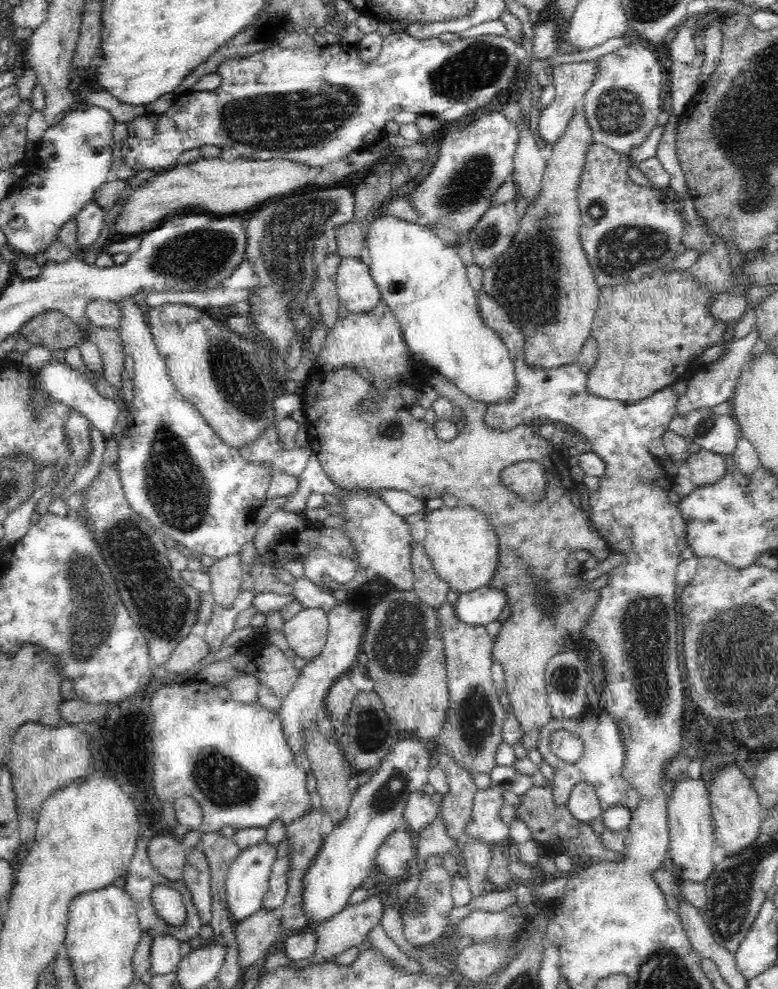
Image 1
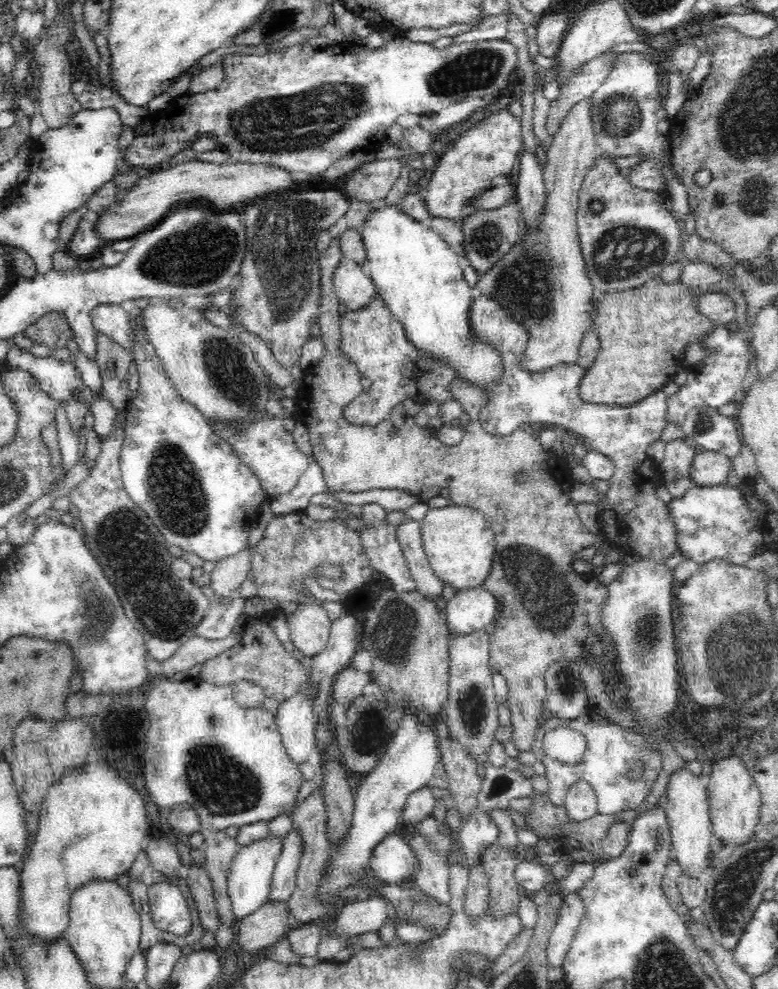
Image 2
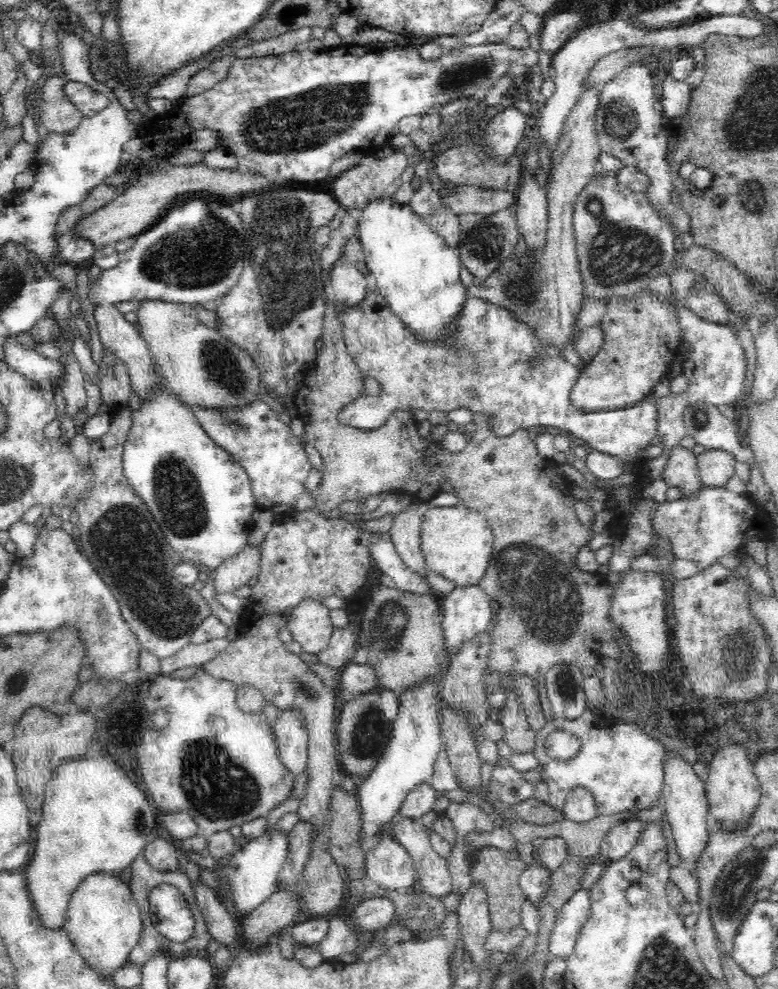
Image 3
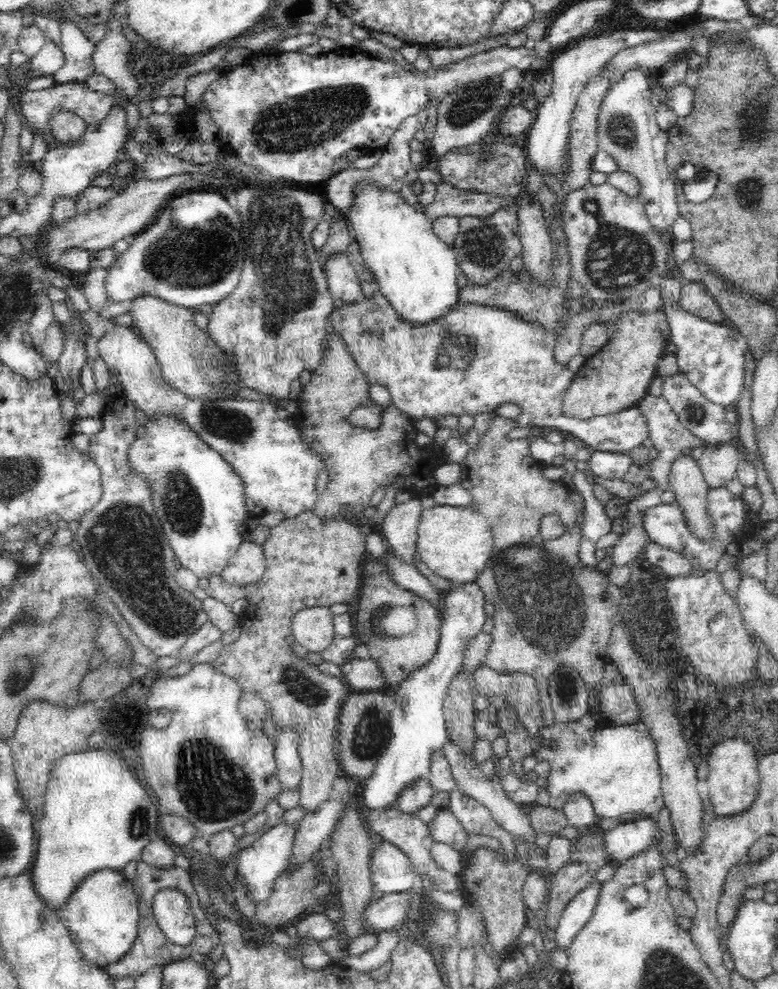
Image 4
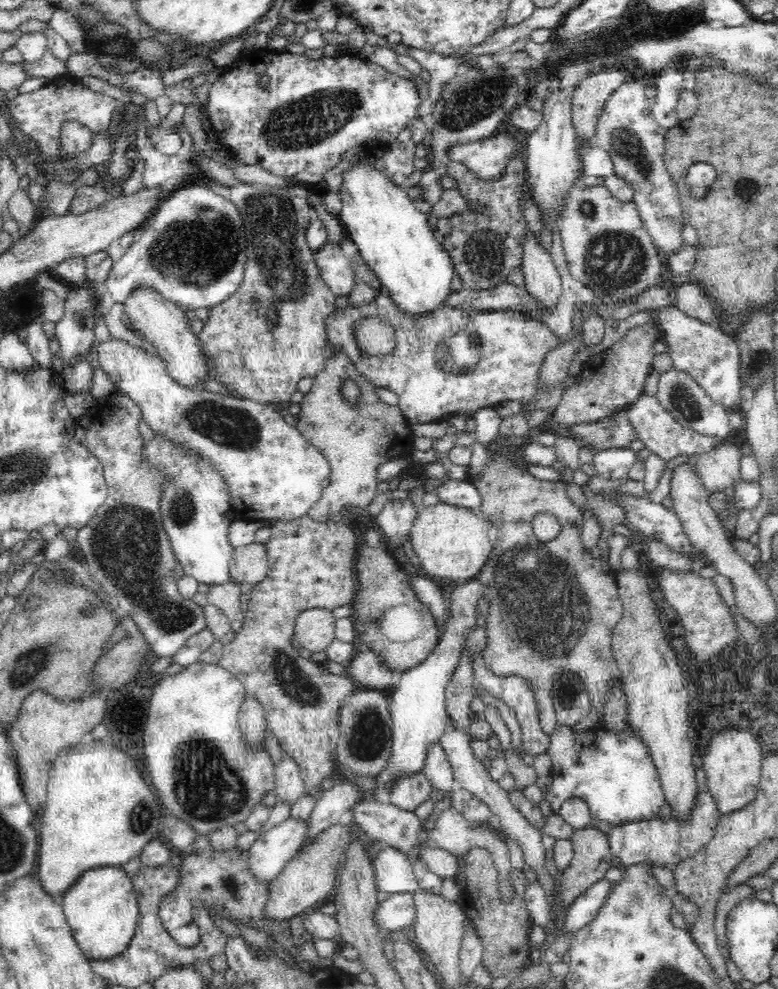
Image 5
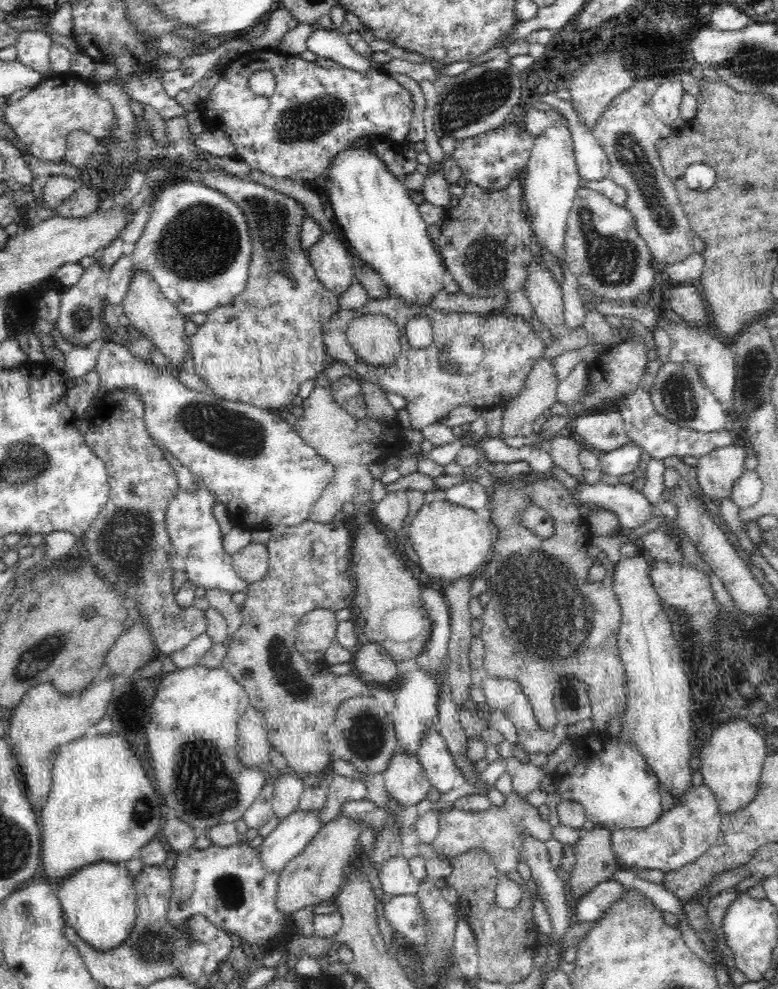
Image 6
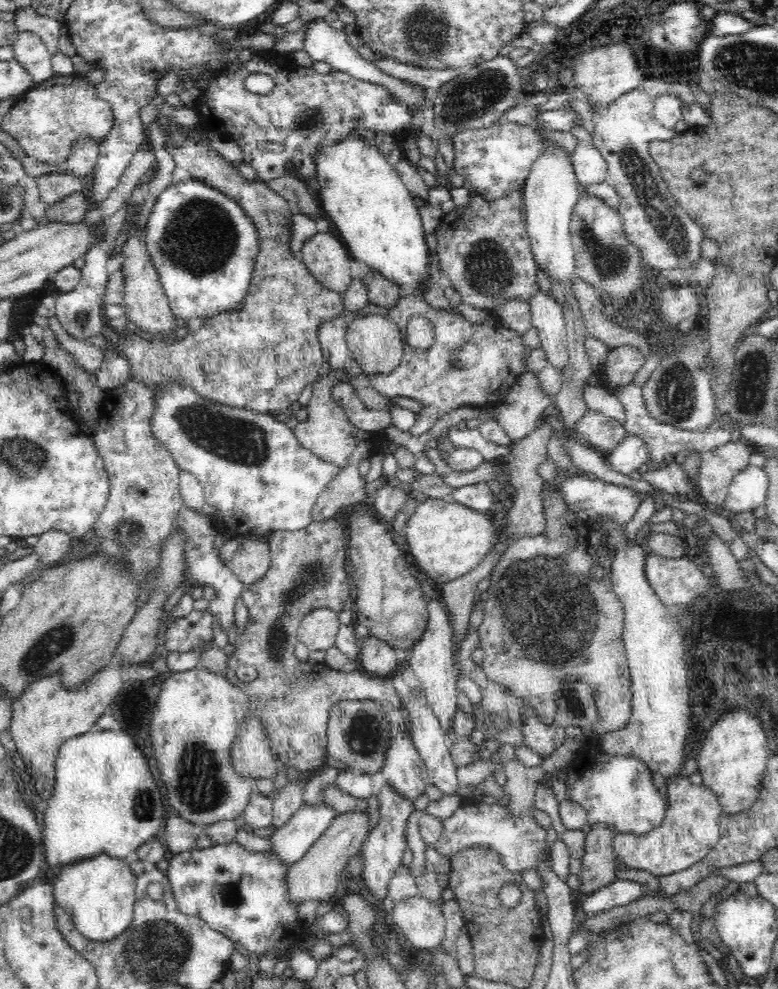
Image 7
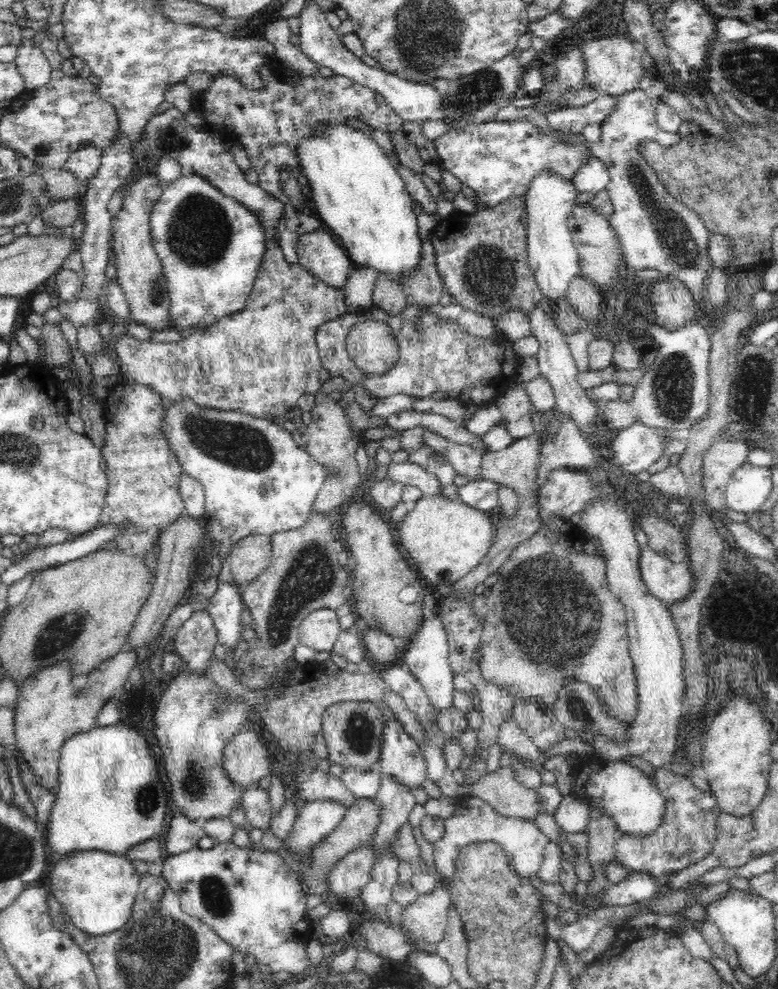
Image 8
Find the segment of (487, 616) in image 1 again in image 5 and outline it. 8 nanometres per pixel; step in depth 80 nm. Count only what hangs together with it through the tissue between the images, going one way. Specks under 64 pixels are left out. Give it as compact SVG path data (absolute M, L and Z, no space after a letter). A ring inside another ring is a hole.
M470 579L469 581L456 584L455 589L450 595L450 607L444 622L444 630L441 631L438 645L428 655L428 658L419 665L408 669L406 672L397 676L397 684L394 694L390 699L391 712L391 736L392 738L392 754L388 756L388 762L385 763L386 770L383 767L380 770L380 778L378 784L380 788L388 788L390 780L398 778L402 775L412 774L415 772L423 772L424 761L427 760L427 754L430 746L442 738L448 723L448 711L446 707L446 687L451 681L452 675L459 665L460 657L463 654L463 644L466 638L470 636L472 629L476 629L476 615L474 613L478 600L484 595L484 585L478 579Z

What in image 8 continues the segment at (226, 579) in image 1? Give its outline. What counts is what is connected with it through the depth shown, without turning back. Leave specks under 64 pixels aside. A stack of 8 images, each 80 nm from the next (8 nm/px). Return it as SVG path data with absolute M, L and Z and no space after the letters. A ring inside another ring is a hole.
M251 534L233 547L230 570L238 584L252 582L271 562L271 537Z

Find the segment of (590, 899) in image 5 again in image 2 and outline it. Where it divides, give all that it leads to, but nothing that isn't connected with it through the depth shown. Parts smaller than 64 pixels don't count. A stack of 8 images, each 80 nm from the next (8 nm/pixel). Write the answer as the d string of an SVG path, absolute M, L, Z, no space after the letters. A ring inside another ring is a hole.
M570 893L564 896L559 918L553 929L547 946L549 967L563 967L565 956L568 955L576 930L585 914L585 905L579 894Z

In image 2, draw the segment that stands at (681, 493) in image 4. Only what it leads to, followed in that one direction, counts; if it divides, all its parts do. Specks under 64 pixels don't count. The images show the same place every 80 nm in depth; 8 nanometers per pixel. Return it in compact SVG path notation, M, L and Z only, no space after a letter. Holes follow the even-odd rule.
M672 440L666 444L664 460L659 463L660 473L666 481L681 478L691 479L692 462L697 452L694 446L688 446L684 440Z

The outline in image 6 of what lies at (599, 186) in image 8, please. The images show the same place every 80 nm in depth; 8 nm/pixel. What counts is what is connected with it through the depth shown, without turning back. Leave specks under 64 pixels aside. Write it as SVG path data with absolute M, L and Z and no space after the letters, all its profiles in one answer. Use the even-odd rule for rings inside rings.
M547 93L539 97L540 101L550 104L561 112L567 120L579 175L582 180L600 180L608 176L610 163L604 149L598 144L593 132L584 127L580 115L572 106L572 102L556 97L555 93Z

